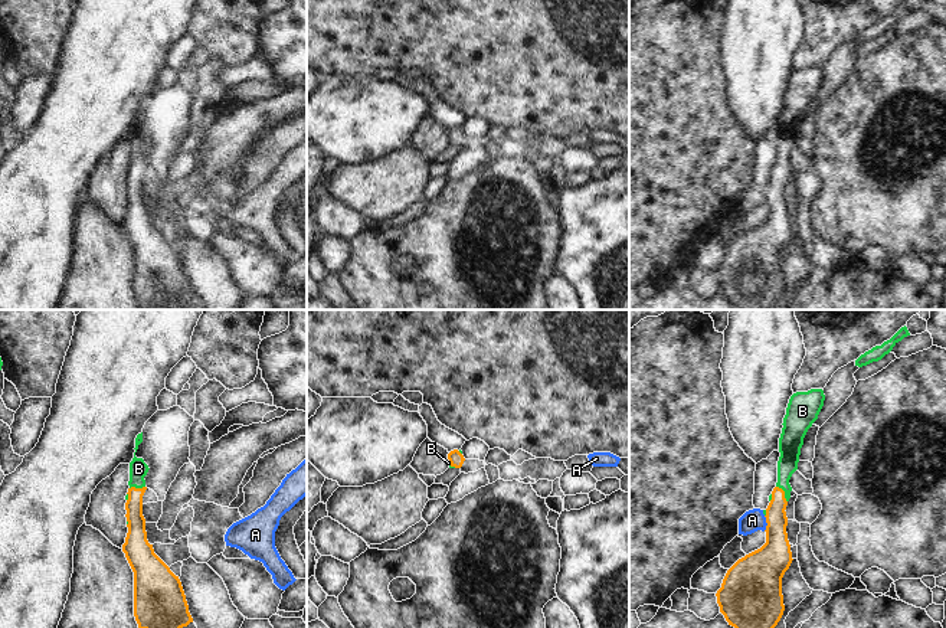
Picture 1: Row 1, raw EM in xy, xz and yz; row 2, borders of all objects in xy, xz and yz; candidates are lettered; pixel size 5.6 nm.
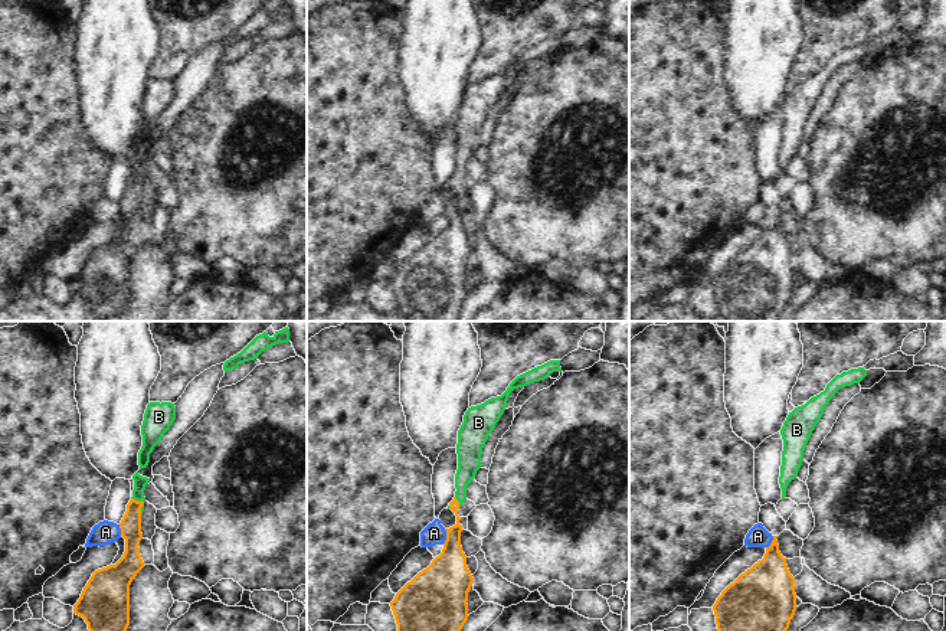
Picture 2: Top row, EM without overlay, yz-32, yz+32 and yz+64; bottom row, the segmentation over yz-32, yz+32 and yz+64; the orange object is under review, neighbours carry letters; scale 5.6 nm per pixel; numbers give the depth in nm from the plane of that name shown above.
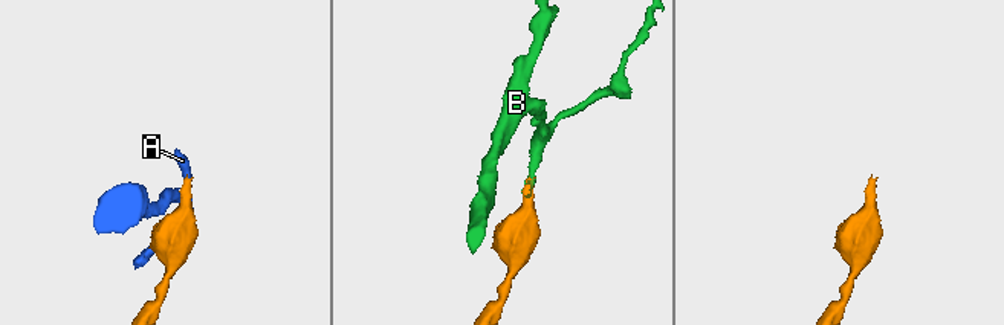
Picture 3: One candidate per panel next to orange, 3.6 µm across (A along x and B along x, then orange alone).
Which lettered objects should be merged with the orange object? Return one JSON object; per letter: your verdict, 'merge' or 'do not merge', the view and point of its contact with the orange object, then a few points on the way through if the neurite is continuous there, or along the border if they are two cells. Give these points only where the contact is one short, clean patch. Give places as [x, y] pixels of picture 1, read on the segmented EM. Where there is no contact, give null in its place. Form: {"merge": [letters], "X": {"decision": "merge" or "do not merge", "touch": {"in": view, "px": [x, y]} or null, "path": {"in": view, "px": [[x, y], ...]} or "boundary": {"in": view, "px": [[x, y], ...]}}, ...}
{"merge": ["B"], "A": {"decision": "do not merge", "touch": {"in": "yz", "px": [766, 522]}, "boundary": {"in": "yz", "px": [[763, 516], [765, 530]]}}, "B": {"decision": "merge", "touch": {"in": "yz", "px": [784, 493]}, "path": {"in": "yz", "px": [[776, 536], [776, 506], [784, 493], [784, 473], [789, 450]]}}}

